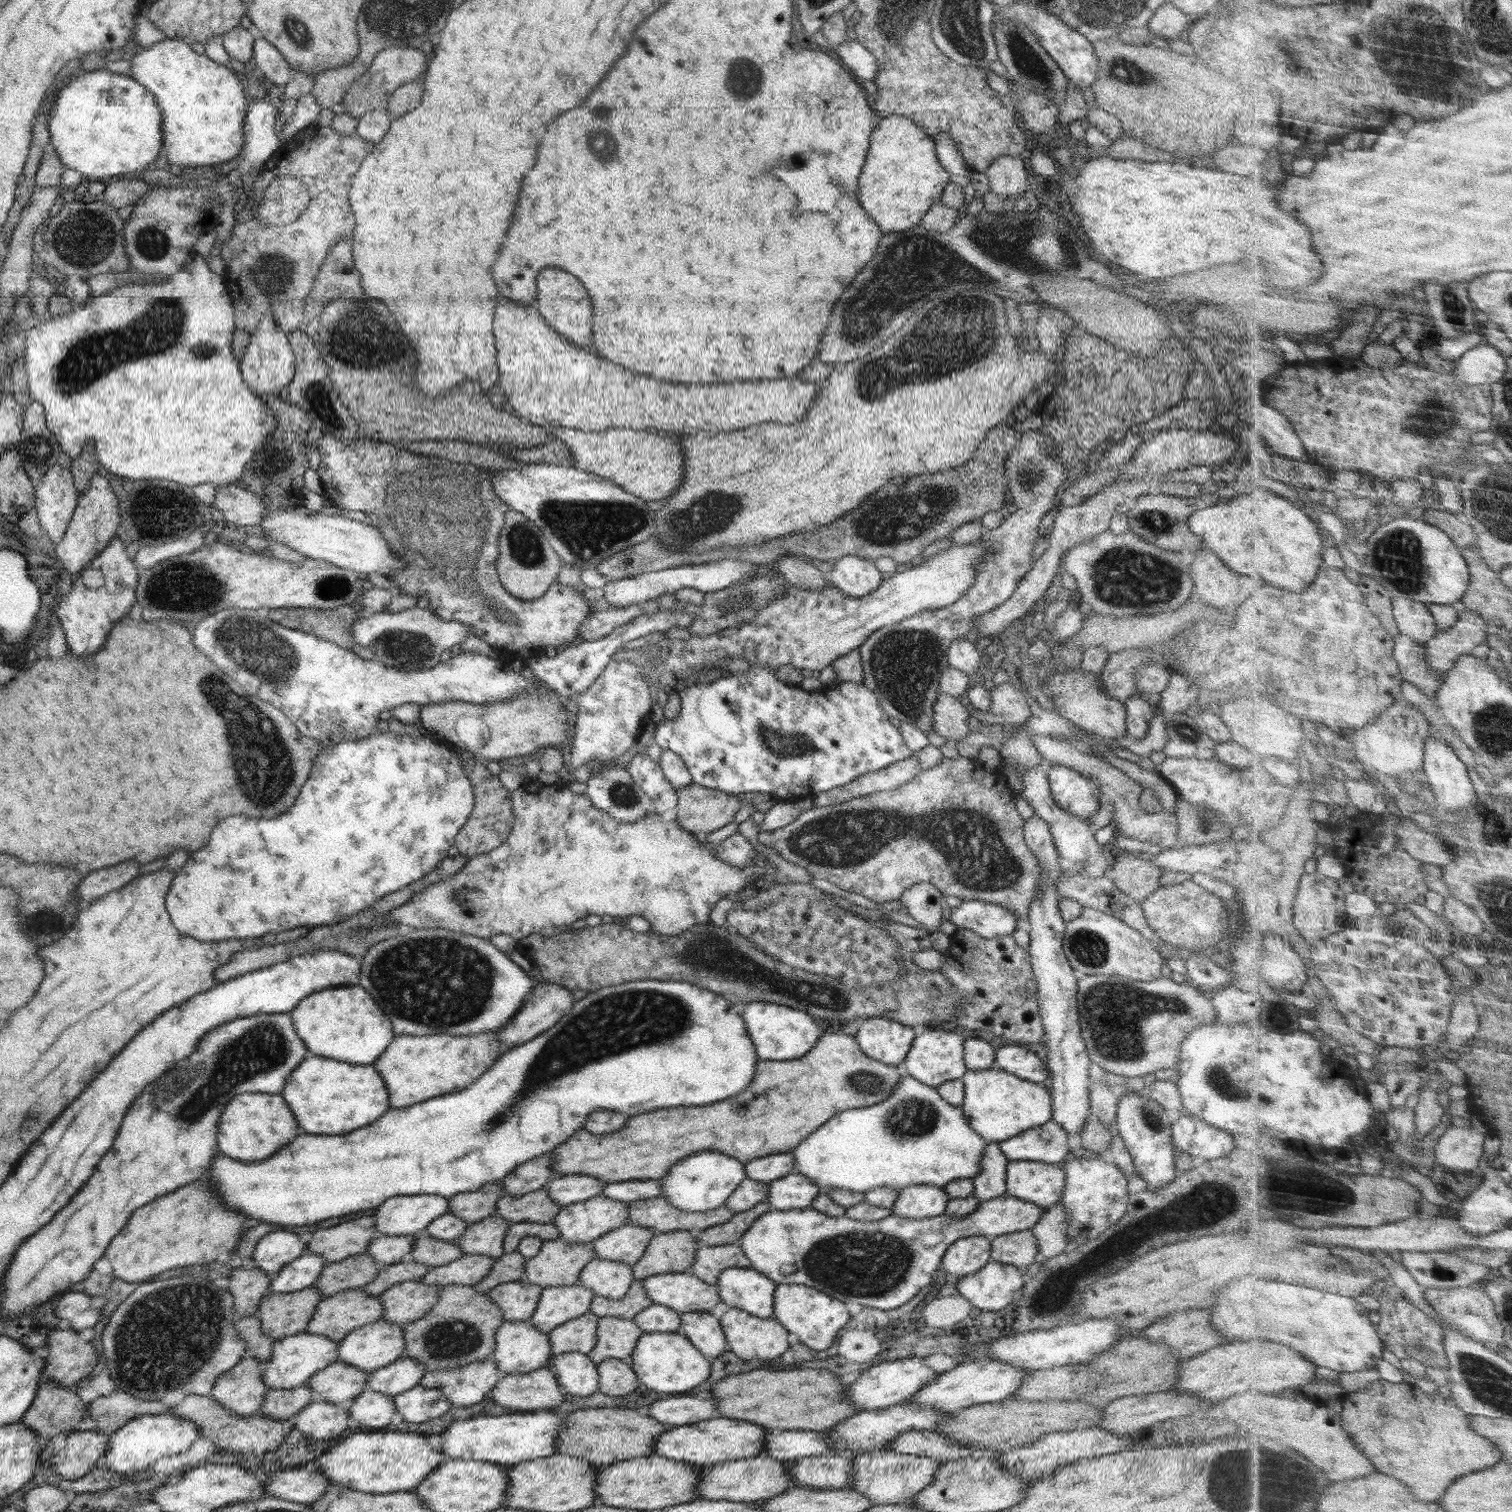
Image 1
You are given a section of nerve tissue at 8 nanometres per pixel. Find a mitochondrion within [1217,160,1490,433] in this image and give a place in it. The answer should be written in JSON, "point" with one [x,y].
{"point":[1453,309]}

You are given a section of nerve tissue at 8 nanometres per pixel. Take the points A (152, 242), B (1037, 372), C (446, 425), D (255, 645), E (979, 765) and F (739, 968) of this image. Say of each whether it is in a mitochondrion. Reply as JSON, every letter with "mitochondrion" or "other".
{"A":"mitochondrion","B":"other","C":"other","D":"mitochondrion","E":"other","F":"mitochondrion"}

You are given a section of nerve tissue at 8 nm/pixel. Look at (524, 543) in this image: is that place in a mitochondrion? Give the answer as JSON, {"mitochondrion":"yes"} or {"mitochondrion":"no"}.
{"mitochondrion":"yes"}

